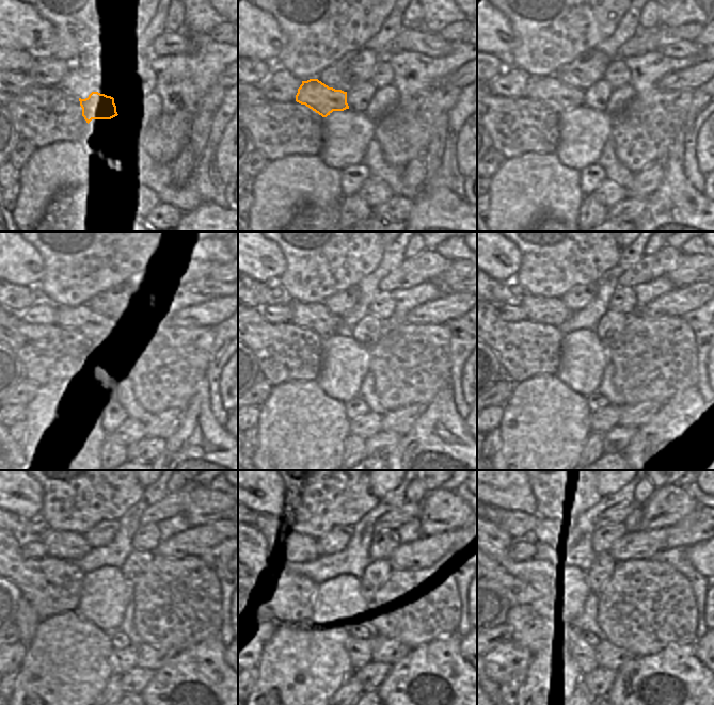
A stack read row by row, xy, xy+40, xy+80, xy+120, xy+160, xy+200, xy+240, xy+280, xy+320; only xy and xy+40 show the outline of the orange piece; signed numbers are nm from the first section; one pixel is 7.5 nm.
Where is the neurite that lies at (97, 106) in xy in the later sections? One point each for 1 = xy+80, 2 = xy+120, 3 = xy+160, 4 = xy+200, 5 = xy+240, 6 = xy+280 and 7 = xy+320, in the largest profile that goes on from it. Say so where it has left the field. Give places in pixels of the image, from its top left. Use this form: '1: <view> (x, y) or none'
1: xy+80 (560, 97)
2: xy+120 (81, 319)
3: xy+160 (316, 316)
4: xy+200 (553, 311)
5: xy+240 (66, 545)
6: xy+280 (301, 544)
7: xy+320 (541, 539)

